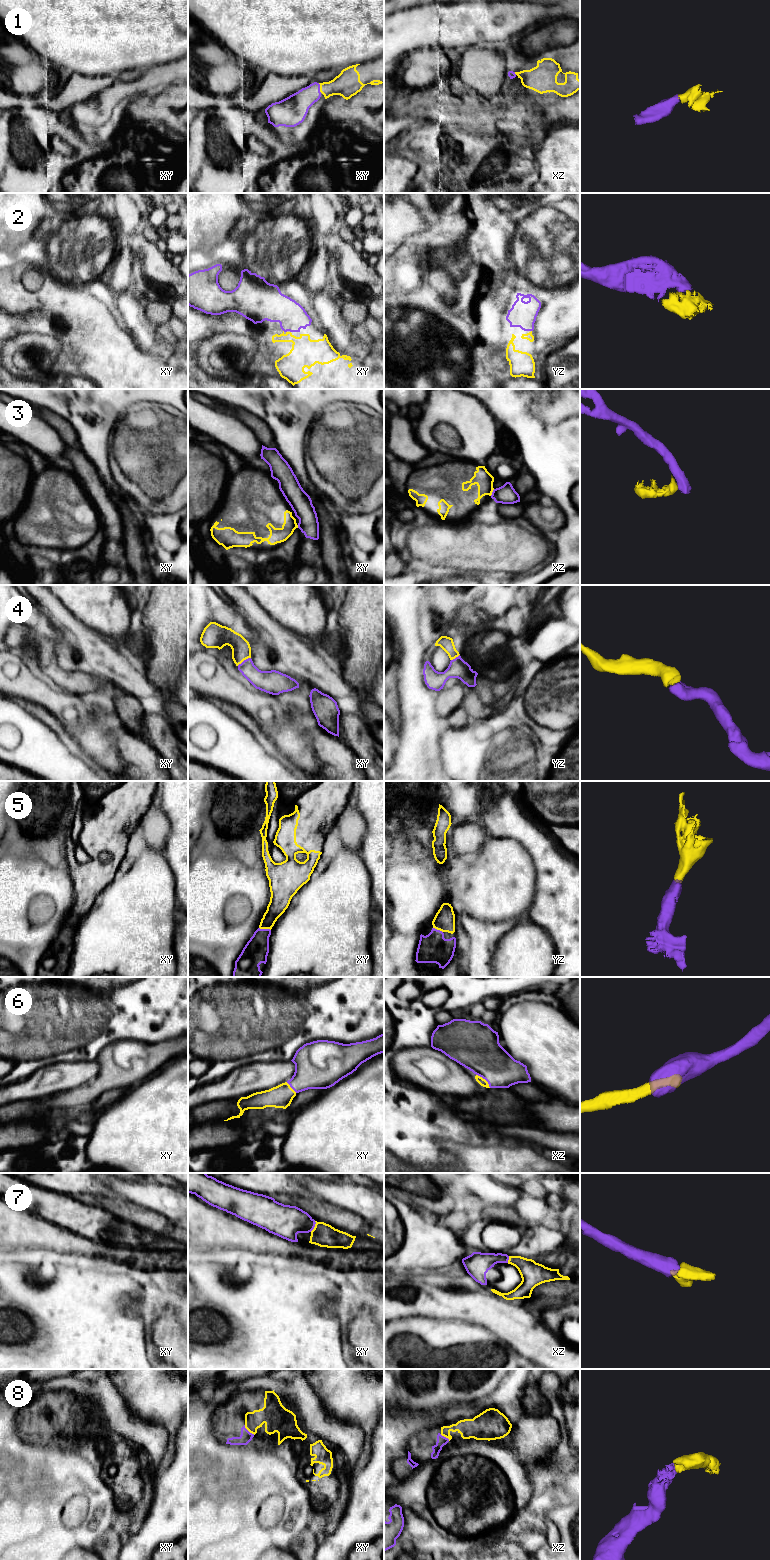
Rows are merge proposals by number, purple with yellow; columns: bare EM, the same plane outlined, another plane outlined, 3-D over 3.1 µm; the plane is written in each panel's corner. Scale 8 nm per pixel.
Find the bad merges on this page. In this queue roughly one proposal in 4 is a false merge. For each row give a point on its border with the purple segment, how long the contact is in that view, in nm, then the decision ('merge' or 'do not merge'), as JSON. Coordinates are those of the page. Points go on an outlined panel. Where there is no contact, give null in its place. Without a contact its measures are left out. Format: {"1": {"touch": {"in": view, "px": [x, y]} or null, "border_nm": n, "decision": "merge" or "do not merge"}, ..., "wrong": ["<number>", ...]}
{"1": {"touch": {"in": "xy", "px": [319, 88]}, "border_nm": 80, "decision": "merge"}, "2": {"touch": null, "decision": "merge"}, "3": {"touch": {"in": "xz", "px": [492, 492]}, "border_nm": 70, "decision": "do not merge"}, "4": {"touch": {"in": "xy", "px": [244, 660]}, "border_nm": 130, "decision": "merge"}, "5": {"touch": {"in": "xy", "px": [265, 929]}, "border_nm": 100, "decision": "merge"}, "6": {"touch": {"in": "xz", "px": [484, 1078]}, "border_nm": 160, "decision": "merge"}, "7": {"touch": {"in": "xy", "px": [314, 1226]}, "border_nm": 100, "decision": "merge"}, "8": {"touch": {"in": "xy", "px": [248, 1431]}, "border_nm": 120, "decision": "merge"}, "wrong": ["3"]}

